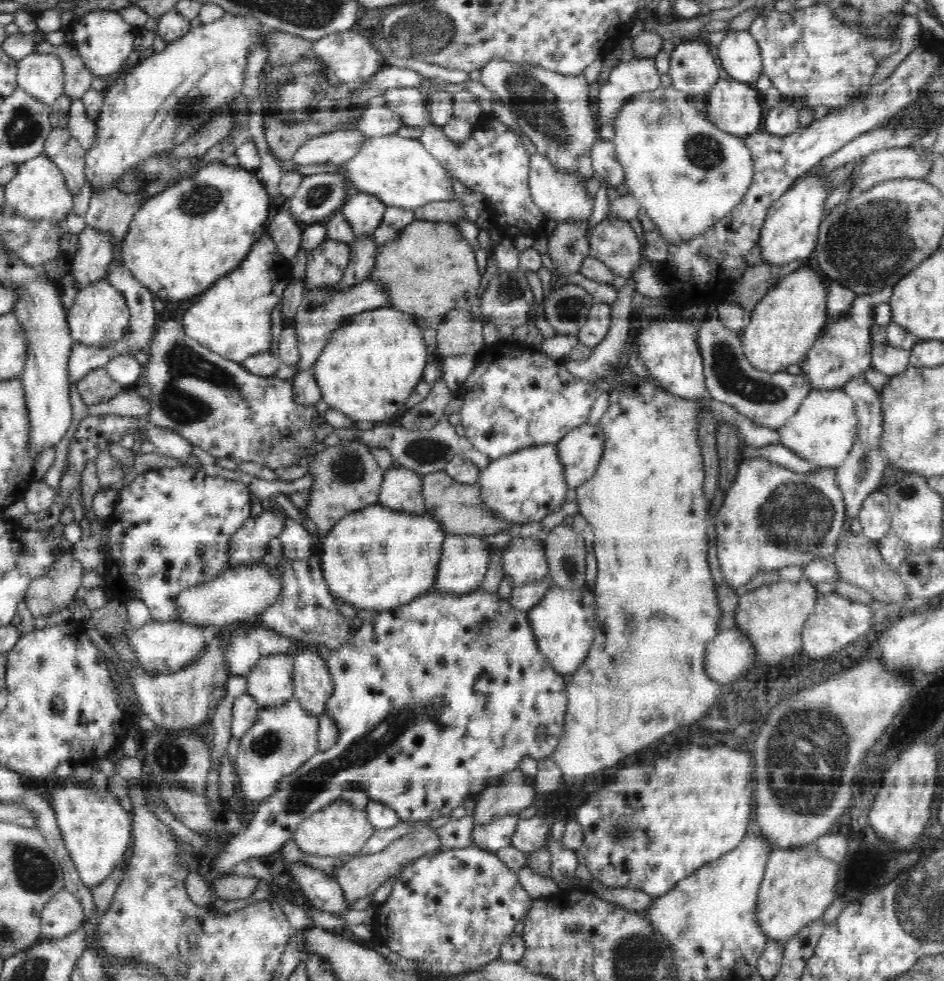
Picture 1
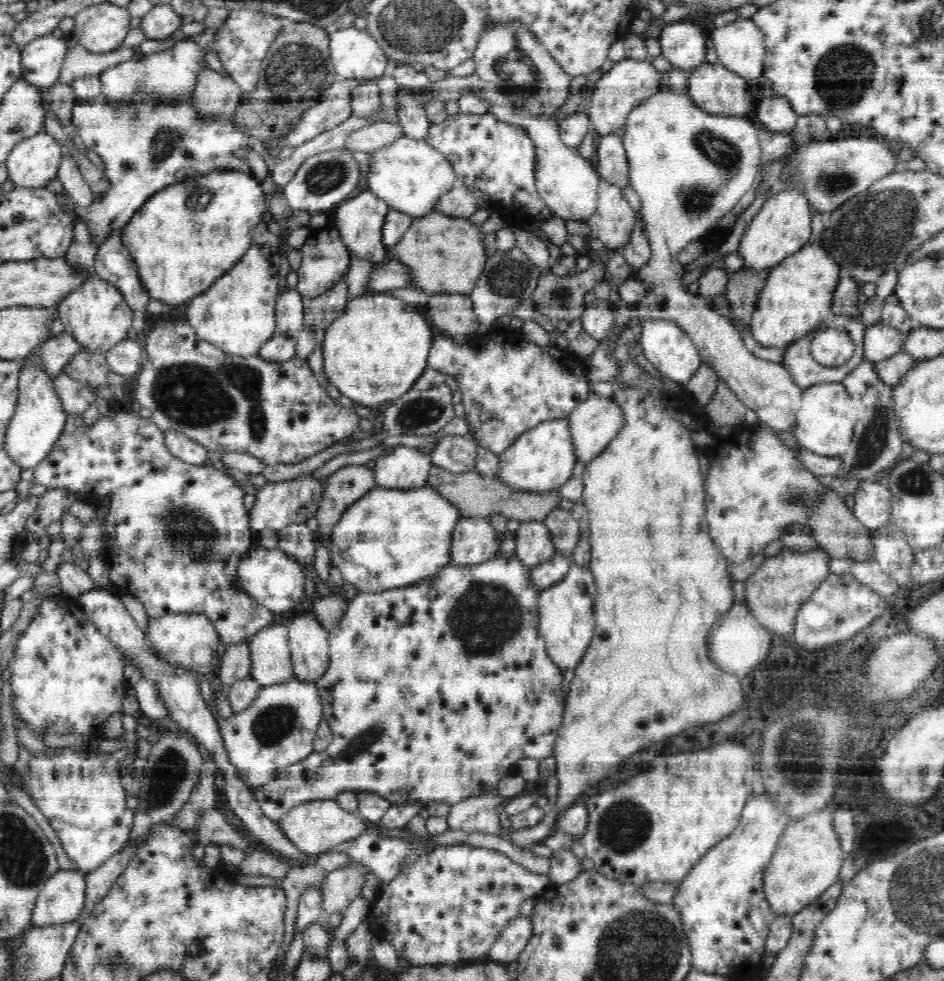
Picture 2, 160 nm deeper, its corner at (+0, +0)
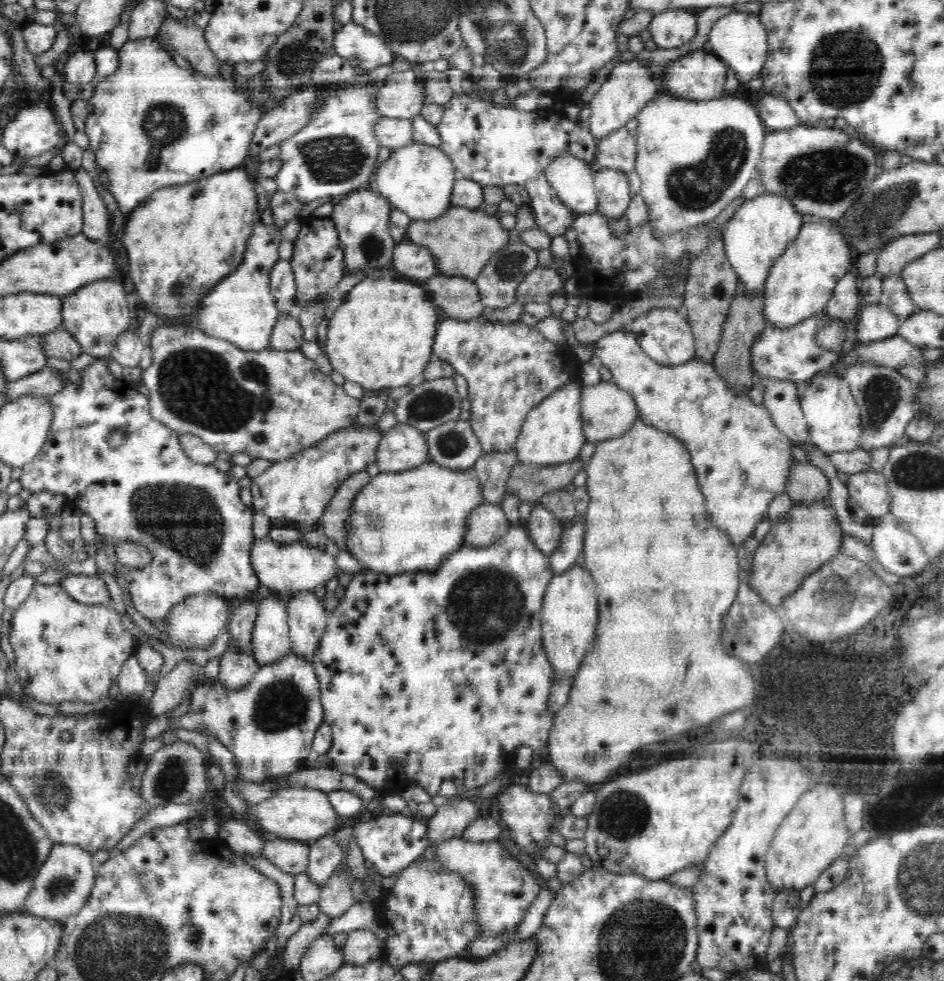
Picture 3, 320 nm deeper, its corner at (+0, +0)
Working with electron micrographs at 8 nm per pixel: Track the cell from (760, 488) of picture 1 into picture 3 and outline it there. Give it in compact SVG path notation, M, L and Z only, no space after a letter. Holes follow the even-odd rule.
M629 327L602 336L595 343L593 362L609 369L613 375L613 384L632 395L637 402L642 422L671 434L686 445L697 483L705 498L710 522L726 533L737 548L753 534L758 522L765 520L764 516L771 500L784 492L792 461L796 461L792 456L793 442L774 425L768 409L764 404L754 403L748 393L736 395L736 391L717 374L713 363L709 364L698 356L689 358L680 366L660 365L639 346Z

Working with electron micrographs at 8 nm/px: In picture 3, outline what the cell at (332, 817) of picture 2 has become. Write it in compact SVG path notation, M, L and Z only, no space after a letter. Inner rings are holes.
M286 787L286 790L280 790L276 796L254 805L252 816L256 818L262 830L276 834L280 839L302 842L305 845L308 845L310 840L334 834L340 817L330 805L326 792L304 787Z

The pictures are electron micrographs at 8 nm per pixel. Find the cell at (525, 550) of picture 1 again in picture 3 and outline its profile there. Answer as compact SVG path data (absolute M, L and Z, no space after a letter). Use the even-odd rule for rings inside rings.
M538 504L531 510L525 524L530 539L545 555L550 556L560 546L564 528L552 511Z

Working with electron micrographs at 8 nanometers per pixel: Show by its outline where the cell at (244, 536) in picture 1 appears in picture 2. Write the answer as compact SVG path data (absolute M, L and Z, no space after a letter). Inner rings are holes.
M306 473L289 481L268 482L257 490L255 503L249 510L250 532L254 536L254 545L257 545L257 537L264 528L282 530L286 525L292 523L305 523L312 518L318 510L322 490L324 490L325 479L316 479L314 473Z

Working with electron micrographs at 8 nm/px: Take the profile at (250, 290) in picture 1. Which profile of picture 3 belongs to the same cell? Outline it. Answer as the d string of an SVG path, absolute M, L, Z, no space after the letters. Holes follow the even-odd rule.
M260 220L253 226L246 258L243 257L240 266L218 282L206 298L201 299L196 313L200 317L202 332L230 342L241 350L259 352L270 348L271 335L281 313L276 306L276 298L272 296L269 274L279 261L278 246L282 238L274 223L264 224Z

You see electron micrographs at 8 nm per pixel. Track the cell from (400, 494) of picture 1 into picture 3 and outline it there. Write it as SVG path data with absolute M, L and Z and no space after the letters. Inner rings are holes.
M396 423L383 432L375 462L380 472L389 473L416 469L428 460L424 433L412 425Z

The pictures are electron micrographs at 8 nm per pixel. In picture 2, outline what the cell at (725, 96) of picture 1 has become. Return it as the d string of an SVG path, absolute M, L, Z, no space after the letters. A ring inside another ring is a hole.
M704 63L688 72L688 84L685 93L703 112L713 116L751 118L757 109L752 102L750 92L753 84L744 77L733 73L719 63Z

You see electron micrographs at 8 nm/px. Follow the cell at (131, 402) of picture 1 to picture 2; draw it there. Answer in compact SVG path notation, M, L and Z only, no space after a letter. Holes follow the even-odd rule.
M58 374L55 380L55 393L62 401L64 410L70 415L83 414L86 407L95 402L92 389L67 376Z

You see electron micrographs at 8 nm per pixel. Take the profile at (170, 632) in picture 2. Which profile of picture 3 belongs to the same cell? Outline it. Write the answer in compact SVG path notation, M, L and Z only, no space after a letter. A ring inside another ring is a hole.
M200 593L180 601L170 610L170 614L166 616L168 628L166 633L169 642L173 646L179 646L181 649L208 648L214 642L214 639L224 628L226 629L231 617L233 605L228 599L220 597L214 593Z

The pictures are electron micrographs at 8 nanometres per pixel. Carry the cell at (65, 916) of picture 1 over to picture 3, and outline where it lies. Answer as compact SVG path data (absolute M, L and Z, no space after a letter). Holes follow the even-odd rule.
M54 843L52 849L44 866L35 876L31 891L23 902L23 910L37 918L61 921L68 916L74 916L88 900L95 885L96 872L93 856L84 848Z

